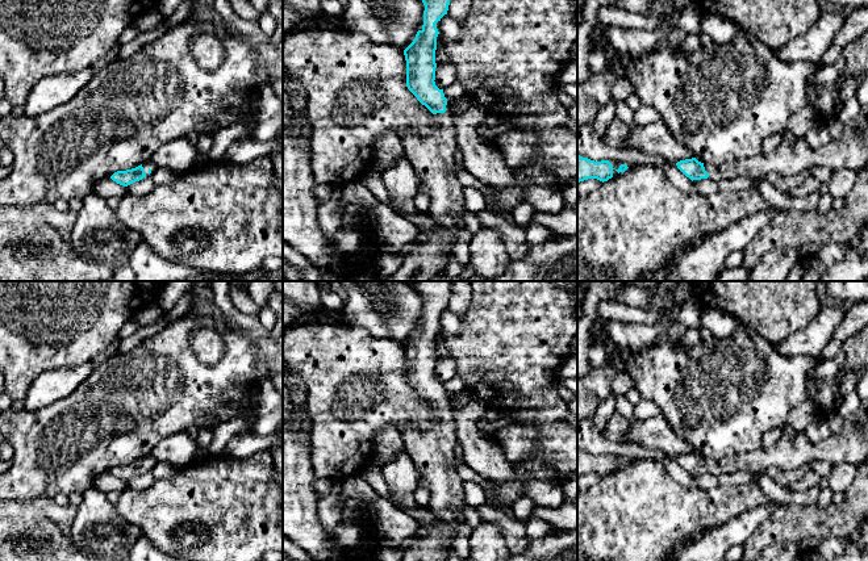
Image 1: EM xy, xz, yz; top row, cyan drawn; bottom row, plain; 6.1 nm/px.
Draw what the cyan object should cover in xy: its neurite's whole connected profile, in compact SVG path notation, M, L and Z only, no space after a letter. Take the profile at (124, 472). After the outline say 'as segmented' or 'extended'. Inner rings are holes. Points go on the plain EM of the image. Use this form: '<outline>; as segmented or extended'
M147 456L132 464L117 465L110 470L110 473L120 480L128 481L146 470L151 470L155 464L157 461L151 456Z; extended

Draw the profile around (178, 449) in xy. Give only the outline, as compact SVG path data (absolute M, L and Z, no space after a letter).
M185 432L174 434L158 443L150 456L157 461L166 461L178 469L193 461L197 451L196 438Z

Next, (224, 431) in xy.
M249 415L238 419L224 419L213 430L212 441L208 445L210 455L218 455L224 451L228 441L237 434L253 430L256 416Z

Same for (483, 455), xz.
M447 394L446 403L454 414L463 462L491 482L519 481L519 476L512 469L497 441L479 434L477 420L487 414L487 405L473 395L467 403L459 405L456 397L458 394Z

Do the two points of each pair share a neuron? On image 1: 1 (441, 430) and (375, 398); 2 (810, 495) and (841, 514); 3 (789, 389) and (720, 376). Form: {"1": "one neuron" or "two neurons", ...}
{"1": "two neurons", "2": "two neurons", "3": "one neuron"}

